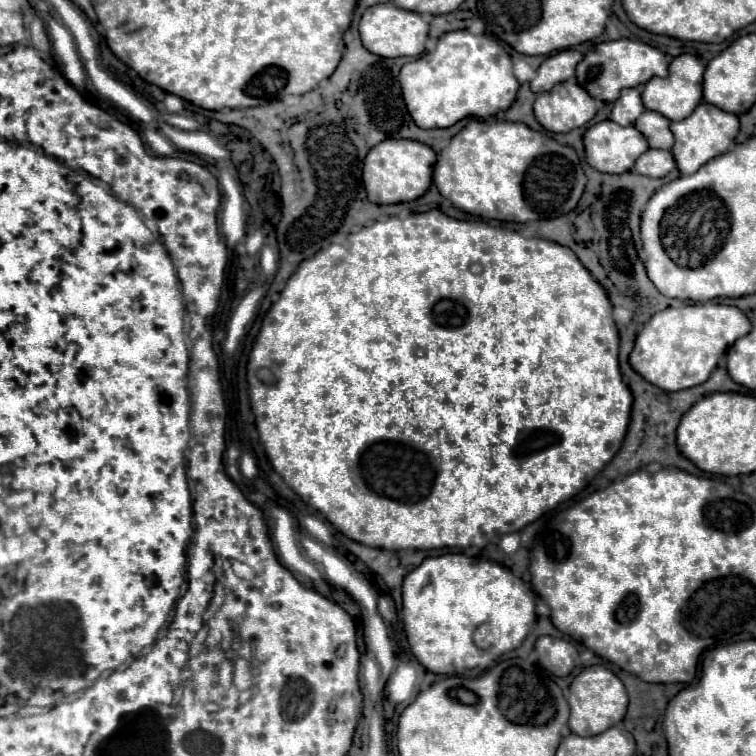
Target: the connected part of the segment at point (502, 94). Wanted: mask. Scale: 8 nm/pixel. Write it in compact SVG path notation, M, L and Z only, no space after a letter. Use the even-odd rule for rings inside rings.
M469 31L445 33L435 51L403 65L399 83L409 115L423 129L451 127L463 117L493 117L509 109L519 91L509 53L495 39Z

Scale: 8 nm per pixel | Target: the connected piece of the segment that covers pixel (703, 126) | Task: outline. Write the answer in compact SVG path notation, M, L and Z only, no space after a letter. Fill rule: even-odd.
M699 103L697 109L687 119L671 123L671 131L675 135L675 145L671 153L675 155L677 169L681 175L691 175L699 167L703 167L707 161L711 161L715 155L721 155L731 147L739 131L739 119L737 115L731 115L727 111L719 111L719 107L715 105Z

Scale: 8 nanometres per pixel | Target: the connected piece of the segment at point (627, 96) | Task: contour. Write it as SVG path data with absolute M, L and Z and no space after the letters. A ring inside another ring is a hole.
M627 89L627 91L621 91L621 97L613 103L611 121L619 125L633 125L643 111L645 107L641 103L639 89Z

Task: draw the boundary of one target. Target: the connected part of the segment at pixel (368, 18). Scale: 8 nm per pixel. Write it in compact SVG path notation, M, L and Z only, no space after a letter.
M377 3L369 7L359 21L359 35L363 47L379 57L417 57L425 49L429 23L413 11L395 7L393 3Z

